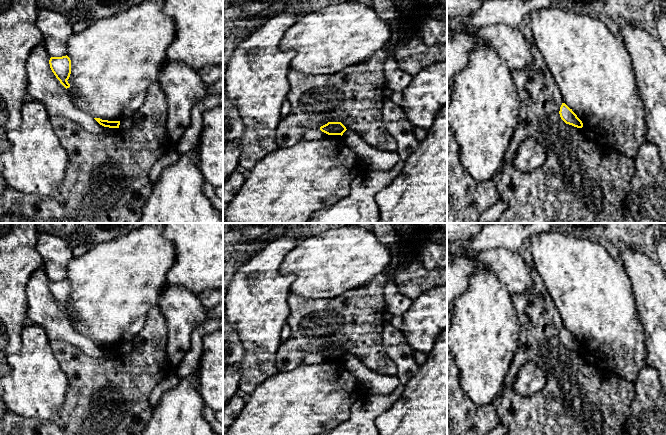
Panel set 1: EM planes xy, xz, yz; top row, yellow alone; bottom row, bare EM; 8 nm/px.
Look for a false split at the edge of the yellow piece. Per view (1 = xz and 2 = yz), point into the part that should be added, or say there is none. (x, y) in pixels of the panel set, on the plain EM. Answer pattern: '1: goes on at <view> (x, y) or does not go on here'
1: does not go on here
2: does not go on here

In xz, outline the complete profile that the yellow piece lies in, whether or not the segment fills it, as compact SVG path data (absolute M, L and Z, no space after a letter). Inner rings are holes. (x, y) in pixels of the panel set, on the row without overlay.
M328 346L320 351L320 354L328 359L343 359L347 354L341 346Z

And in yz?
M562 327L559 335L561 343L569 349L572 349L577 352L582 352L583 347L577 341L577 339L570 333L565 327Z

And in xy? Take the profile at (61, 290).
M66 280L51 281L49 284L50 292L60 307L67 313L70 311L68 303L71 298L71 284Z

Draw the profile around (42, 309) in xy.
M37 269L26 285L27 319L42 327L50 342L64 341L95 358L116 357L117 352L100 349L92 340L80 335L72 326L68 314L60 307L49 288L51 280L45 269Z

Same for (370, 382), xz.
M346 354L342 361L345 367L356 377L363 395L390 394L400 384L400 380L396 375L378 374L367 368L352 354Z

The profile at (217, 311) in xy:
M223 303L218 304L216 307L209 309L206 313L207 319L215 317L223 317Z

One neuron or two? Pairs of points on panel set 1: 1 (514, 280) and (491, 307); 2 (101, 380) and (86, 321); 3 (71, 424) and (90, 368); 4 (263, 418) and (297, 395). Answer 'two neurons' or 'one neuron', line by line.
1: two neurons
2: two neurons
3: one neuron
4: one neuron

